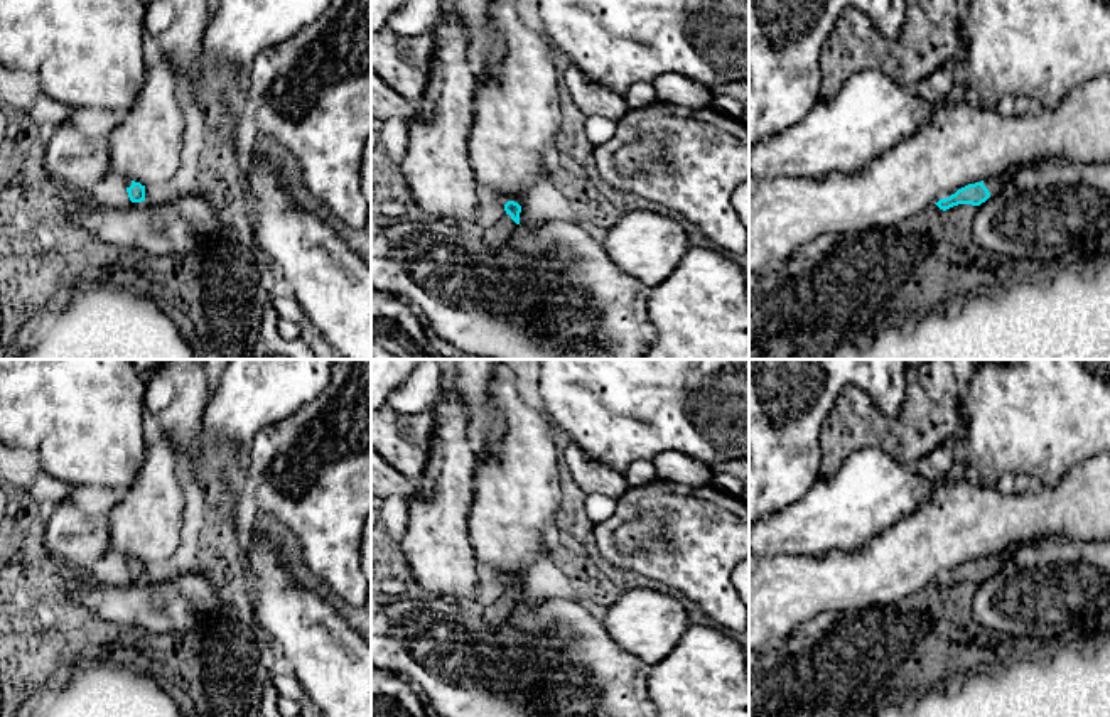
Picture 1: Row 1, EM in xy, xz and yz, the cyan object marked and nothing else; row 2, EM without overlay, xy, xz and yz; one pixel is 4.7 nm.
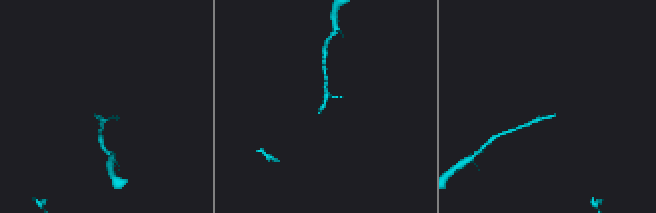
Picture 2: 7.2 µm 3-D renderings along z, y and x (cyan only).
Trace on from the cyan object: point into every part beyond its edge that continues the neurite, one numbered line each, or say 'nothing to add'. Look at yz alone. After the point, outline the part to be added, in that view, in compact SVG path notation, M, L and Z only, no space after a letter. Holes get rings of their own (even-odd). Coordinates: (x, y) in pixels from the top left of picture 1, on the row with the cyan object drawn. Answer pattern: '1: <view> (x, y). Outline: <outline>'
1: yz (994, 186). Outline: M1009 174L1002 175L1002 177L997 177L997 179L987 179L987 181L983 181L983 186L990 192L990 197L994 197L1000 191L1000 187L1004 186L1004 181L1007 179Z

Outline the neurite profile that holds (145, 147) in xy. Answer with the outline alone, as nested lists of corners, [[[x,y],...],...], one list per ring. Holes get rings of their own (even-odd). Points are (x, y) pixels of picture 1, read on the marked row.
[[[157,54],[135,103],[106,137],[110,170],[145,187],[169,181],[181,165],[184,133],[179,78],[172,64]]]

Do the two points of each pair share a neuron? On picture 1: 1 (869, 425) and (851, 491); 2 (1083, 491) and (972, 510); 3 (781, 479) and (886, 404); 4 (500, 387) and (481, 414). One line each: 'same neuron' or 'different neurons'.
1: different neurons
2: same neuron
3: same neuron
4: different neurons

